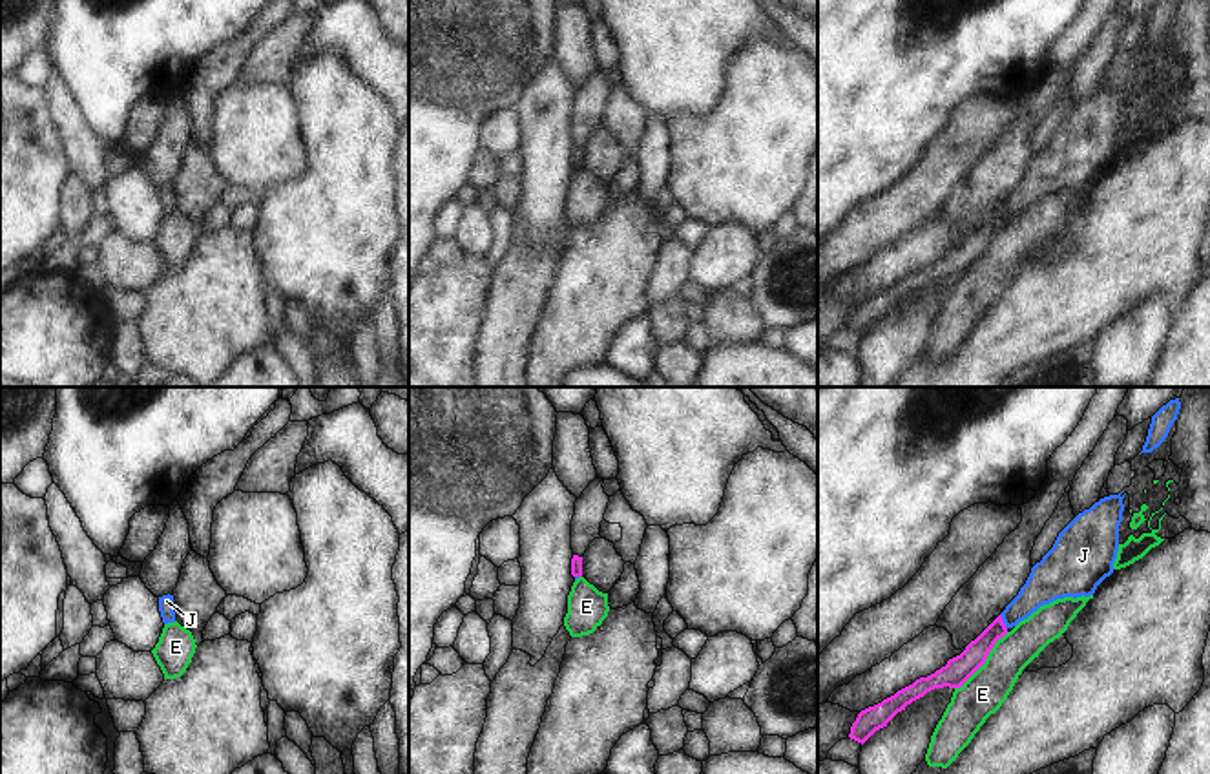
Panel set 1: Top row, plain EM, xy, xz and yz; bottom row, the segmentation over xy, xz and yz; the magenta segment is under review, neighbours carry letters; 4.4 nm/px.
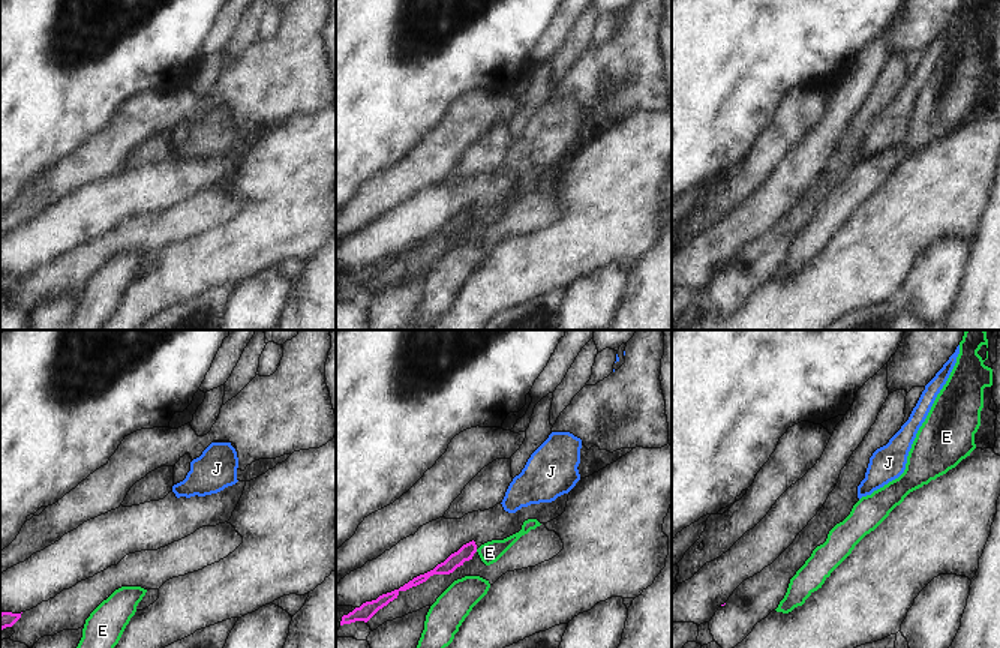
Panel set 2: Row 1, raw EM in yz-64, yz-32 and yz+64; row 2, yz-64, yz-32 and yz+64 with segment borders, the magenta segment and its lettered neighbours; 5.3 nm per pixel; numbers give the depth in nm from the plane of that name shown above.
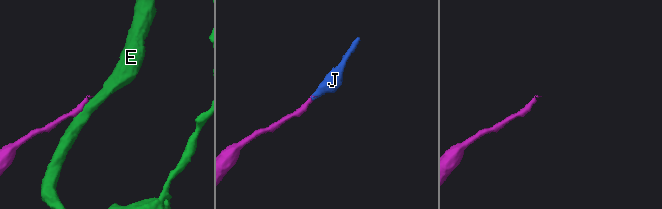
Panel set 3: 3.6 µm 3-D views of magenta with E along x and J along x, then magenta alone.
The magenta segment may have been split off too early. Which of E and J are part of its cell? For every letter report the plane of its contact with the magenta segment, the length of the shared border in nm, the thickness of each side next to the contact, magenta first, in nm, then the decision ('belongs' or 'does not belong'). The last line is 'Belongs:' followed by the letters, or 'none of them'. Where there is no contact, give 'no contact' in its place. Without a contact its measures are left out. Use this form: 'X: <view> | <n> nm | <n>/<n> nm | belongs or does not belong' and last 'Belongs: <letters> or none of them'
E: yz | 340 nm | 120/190 nm | does not belong
J: yz | 80 nm | 110/160 nm | belongs
Belongs: J

